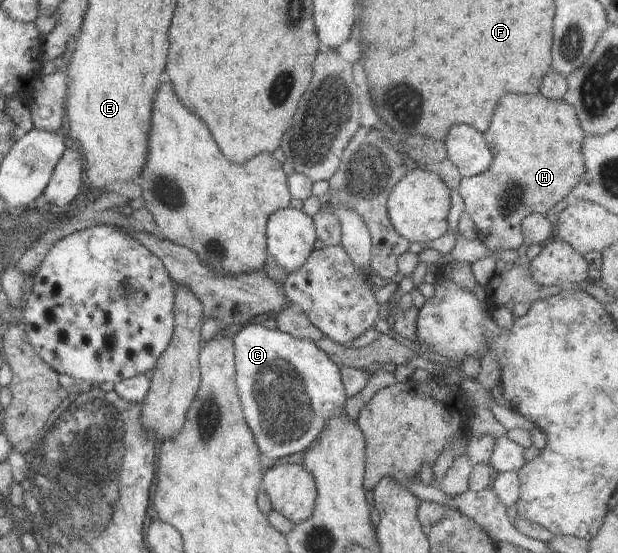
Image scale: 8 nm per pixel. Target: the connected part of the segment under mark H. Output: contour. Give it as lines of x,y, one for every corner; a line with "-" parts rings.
507,94
499,100
495,106
491,126
485,132
489,150
493,154
493,160
489,168
480,175
462,177
459,184
459,194
463,198
467,214
476,226
476,238
491,250
493,260
500,251
506,249
517,250
522,244
522,220
529,214
537,213
546,215
555,204
571,192
585,172
583,160
583,138
585,132
579,126
575,110
571,110
563,100
547,100
541,94
529,96
529,94

